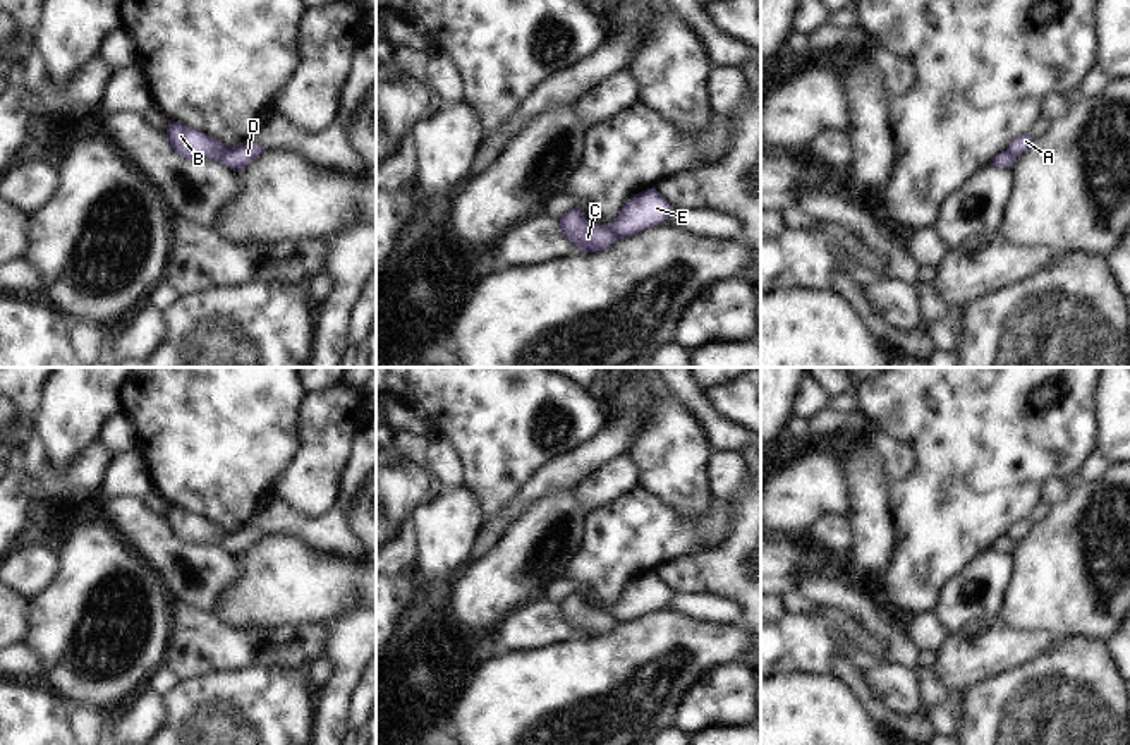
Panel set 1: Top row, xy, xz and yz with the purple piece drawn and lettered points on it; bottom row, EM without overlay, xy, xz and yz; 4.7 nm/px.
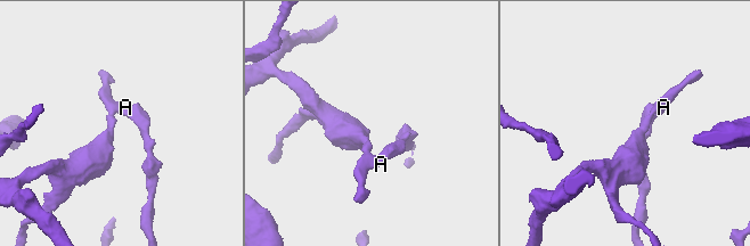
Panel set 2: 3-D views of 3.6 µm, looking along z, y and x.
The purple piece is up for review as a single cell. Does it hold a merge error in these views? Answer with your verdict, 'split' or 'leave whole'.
split

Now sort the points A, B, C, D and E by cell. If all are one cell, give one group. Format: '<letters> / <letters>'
A B C / D E

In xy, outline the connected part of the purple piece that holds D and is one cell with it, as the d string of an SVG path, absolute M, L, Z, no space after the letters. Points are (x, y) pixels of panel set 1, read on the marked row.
M244 141L240 144L234 146L222 158L222 165L225 165L230 170L242 172L252 160L256 160L264 151L266 151L266 148L261 148L261 146Z

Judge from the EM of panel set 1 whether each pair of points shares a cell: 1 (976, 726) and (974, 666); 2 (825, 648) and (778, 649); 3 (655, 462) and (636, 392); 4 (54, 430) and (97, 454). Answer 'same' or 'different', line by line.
1: different
2: same
3: same
4: different

